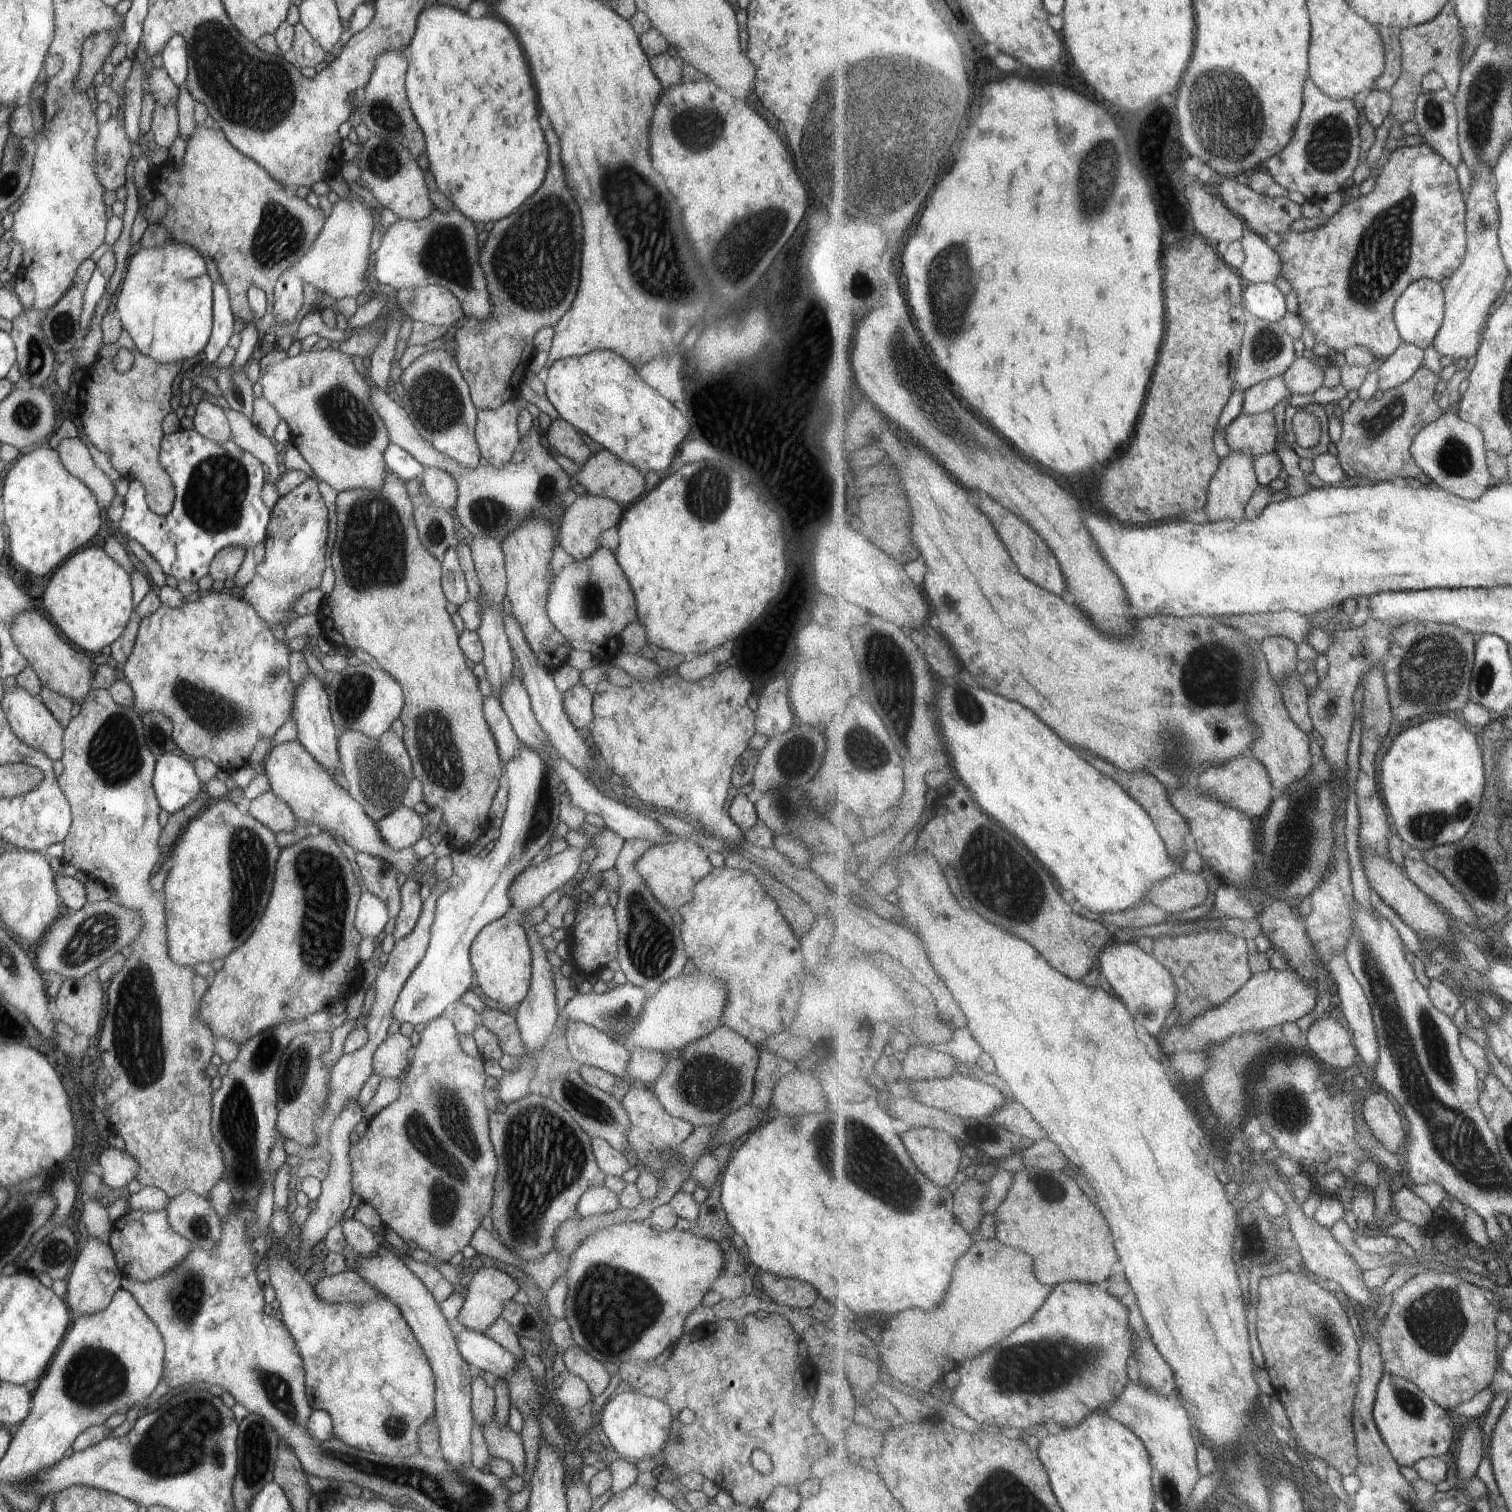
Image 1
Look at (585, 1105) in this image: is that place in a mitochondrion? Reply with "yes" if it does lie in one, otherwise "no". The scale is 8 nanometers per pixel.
yes

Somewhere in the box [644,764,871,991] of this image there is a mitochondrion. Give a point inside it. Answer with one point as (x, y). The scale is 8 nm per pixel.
(785, 807)

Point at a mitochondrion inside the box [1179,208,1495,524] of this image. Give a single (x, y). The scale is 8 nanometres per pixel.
(1455, 457)

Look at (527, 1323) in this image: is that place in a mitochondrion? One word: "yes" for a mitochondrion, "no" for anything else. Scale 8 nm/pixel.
no

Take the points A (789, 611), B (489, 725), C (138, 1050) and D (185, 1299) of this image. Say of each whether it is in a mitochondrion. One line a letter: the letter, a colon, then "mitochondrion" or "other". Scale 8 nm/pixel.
A: other
B: other
C: mitochondrion
D: mitochondrion

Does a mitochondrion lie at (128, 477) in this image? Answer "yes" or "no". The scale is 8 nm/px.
no

